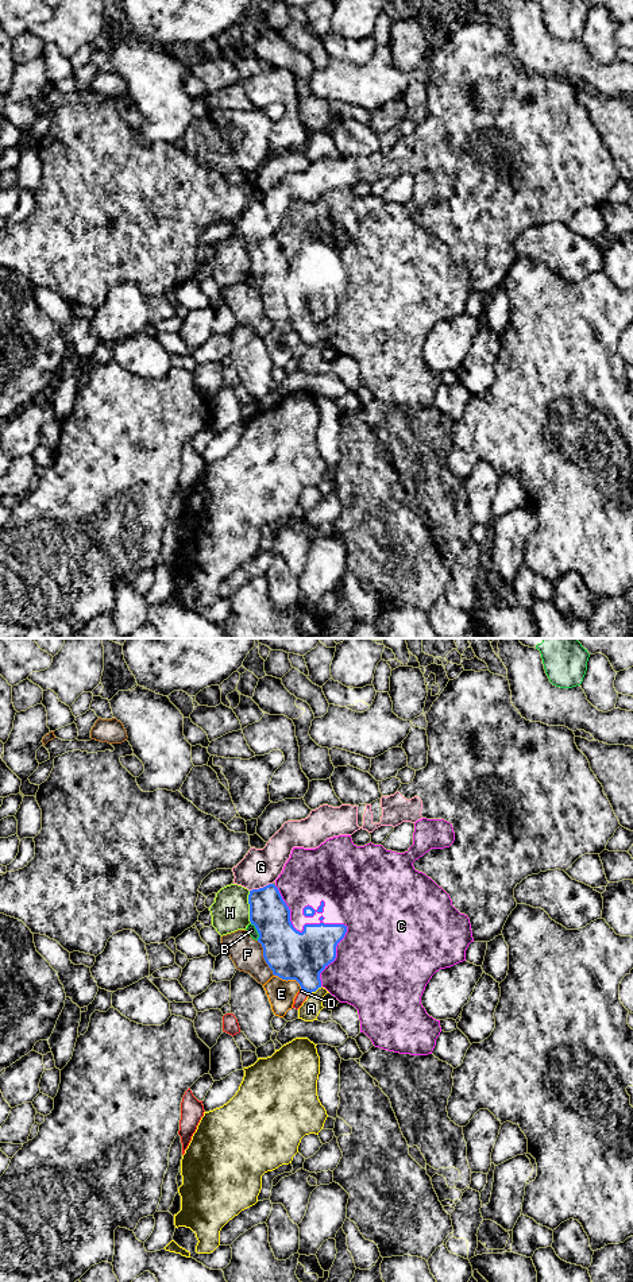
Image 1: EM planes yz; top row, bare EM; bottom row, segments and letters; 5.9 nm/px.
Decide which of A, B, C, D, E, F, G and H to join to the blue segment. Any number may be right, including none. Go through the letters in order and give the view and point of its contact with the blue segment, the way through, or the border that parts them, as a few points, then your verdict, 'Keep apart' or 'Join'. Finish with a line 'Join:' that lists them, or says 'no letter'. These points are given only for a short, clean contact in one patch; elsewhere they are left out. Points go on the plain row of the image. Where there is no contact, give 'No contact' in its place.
A: Touches blue at yz (315, 343). Keep apart
B: Touches blue at yz (257, 282). Keep apart
C: Touches blue at yz (327, 277). Join
D: Touches blue at yz (305, 343). Keep apart
E: Touches blue at yz (289, 331). Boundary: yz (274, 327), (286, 332), (294, 332), (301, 340). Keep apart
F: Touches blue at yz (263, 309). Keep apart
G: Touches blue at yz (261, 240). Keep apart
H: Touches blue at yz (250, 259). Boundary: yz (249, 243), (249, 271), (251, 274). Keep apart
Join: C

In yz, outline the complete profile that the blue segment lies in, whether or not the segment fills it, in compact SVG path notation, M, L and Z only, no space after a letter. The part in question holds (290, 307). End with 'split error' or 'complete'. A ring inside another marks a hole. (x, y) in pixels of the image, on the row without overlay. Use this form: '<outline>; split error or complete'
M422 170L414 175L413 197L405 205L386 202L382 197L367 196L356 198L351 188L339 188L327 192L316 201L293 200L290 211L283 219L282 225L274 236L269 236L259 242L250 243L250 274L255 278L259 290L258 294L263 300L263 310L274 328L282 332L296 332L301 341L308 345L325 340L340 355L348 355L358 362L360 372L360 385L364 385L375 399L410 408L432 406L436 391L441 385L440 372L433 371L421 356L421 348L432 328L440 321L451 320L466 313L466 302L472 290L471 275L467 267L460 266L453 258L449 247L439 239L425 225L414 221L413 215L428 205L431 201L449 200L455 193L453 179L444 171Z; split error

